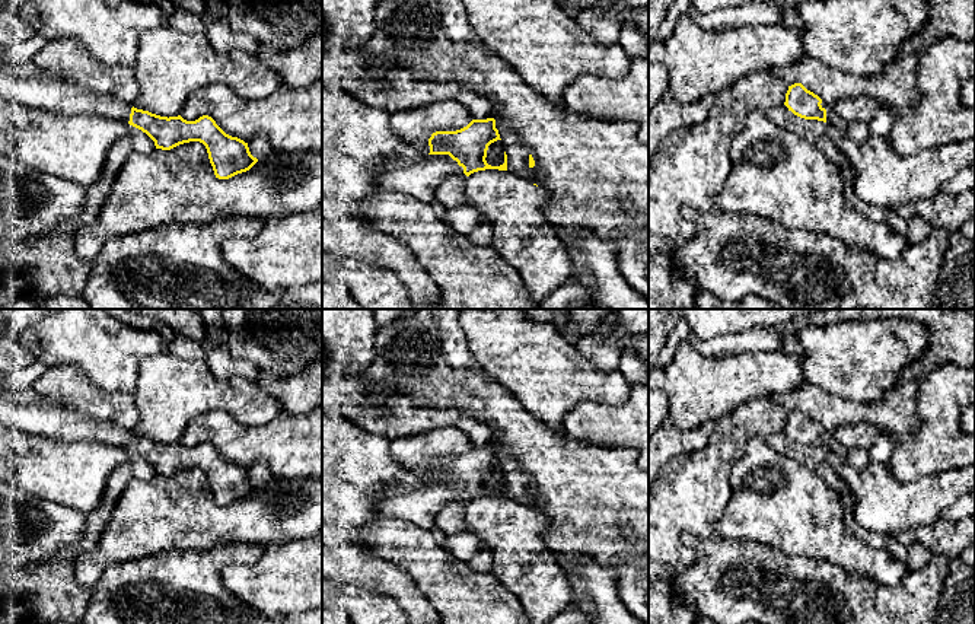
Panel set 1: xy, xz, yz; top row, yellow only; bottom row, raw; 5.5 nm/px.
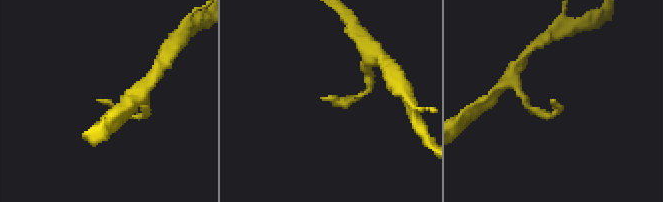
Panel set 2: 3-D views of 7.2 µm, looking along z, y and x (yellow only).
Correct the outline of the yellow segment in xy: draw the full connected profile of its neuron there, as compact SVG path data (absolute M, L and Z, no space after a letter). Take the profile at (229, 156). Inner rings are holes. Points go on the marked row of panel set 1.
M34 60L0 66L0 96L51 114L89 115L125 122L146 133L156 149L162 150L200 141L205 146L219 179L246 172L258 162L248 143L226 134L208 115L187 121L181 115L168 118L137 109L117 96L80 90L77 85L48 74Z

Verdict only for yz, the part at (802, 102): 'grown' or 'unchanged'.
grown

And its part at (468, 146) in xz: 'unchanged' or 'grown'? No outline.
grown

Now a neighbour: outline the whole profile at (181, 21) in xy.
M176 9L168 16L168 26L184 34L205 34L201 15L184 9Z

